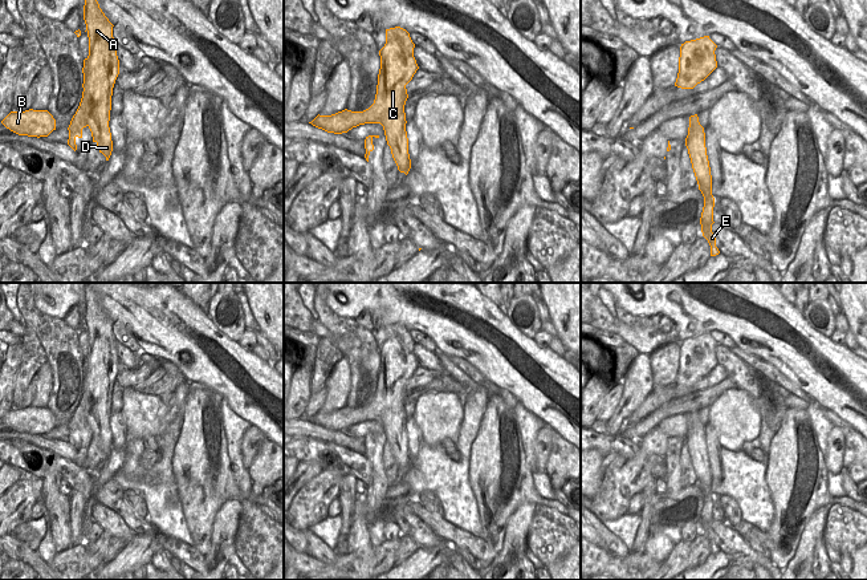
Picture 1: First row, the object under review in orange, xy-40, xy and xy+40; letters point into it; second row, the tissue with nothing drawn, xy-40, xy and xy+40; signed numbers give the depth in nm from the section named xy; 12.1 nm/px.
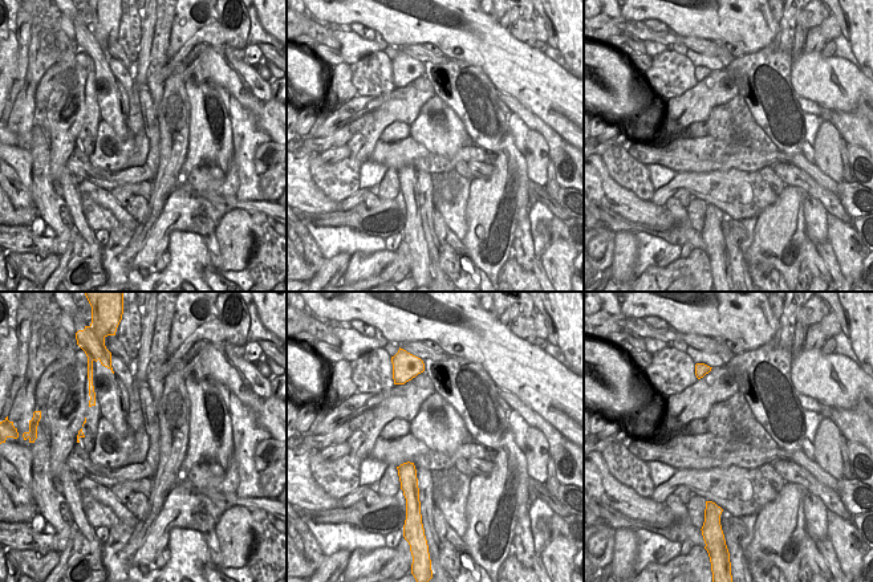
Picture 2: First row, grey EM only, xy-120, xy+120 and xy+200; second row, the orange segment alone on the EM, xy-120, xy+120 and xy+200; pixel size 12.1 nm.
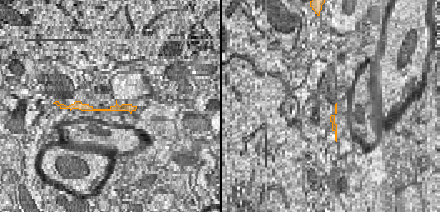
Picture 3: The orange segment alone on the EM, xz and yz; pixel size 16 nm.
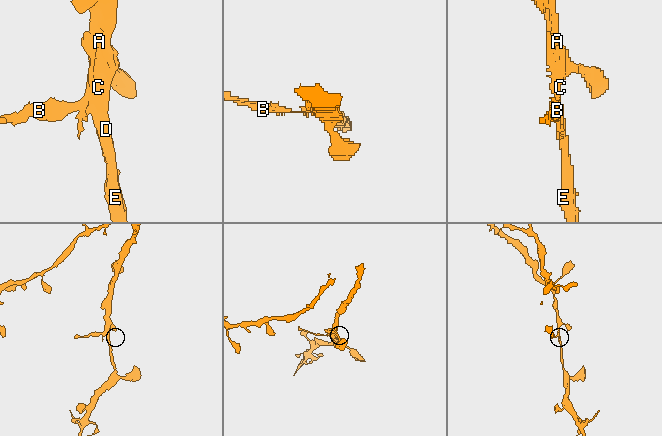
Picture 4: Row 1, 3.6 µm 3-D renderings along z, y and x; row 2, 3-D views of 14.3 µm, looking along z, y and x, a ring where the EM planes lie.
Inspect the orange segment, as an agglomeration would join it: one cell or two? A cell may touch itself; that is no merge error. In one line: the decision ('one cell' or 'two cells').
two cells

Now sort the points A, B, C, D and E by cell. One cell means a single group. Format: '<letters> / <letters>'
A C D E / B

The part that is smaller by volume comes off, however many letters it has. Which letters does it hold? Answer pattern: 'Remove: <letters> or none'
Remove: B

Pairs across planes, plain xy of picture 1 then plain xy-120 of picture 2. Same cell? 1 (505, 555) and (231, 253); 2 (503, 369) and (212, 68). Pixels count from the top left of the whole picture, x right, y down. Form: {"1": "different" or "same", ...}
{"1": "same", "2": "same"}

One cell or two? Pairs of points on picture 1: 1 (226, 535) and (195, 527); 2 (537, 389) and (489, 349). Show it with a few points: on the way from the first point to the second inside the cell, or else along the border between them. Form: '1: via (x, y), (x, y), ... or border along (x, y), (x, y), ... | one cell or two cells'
1: border along (223, 502), (214, 518), (211, 547), (204, 555) | two cells
2: via (525, 378), (501, 356) | one cell

